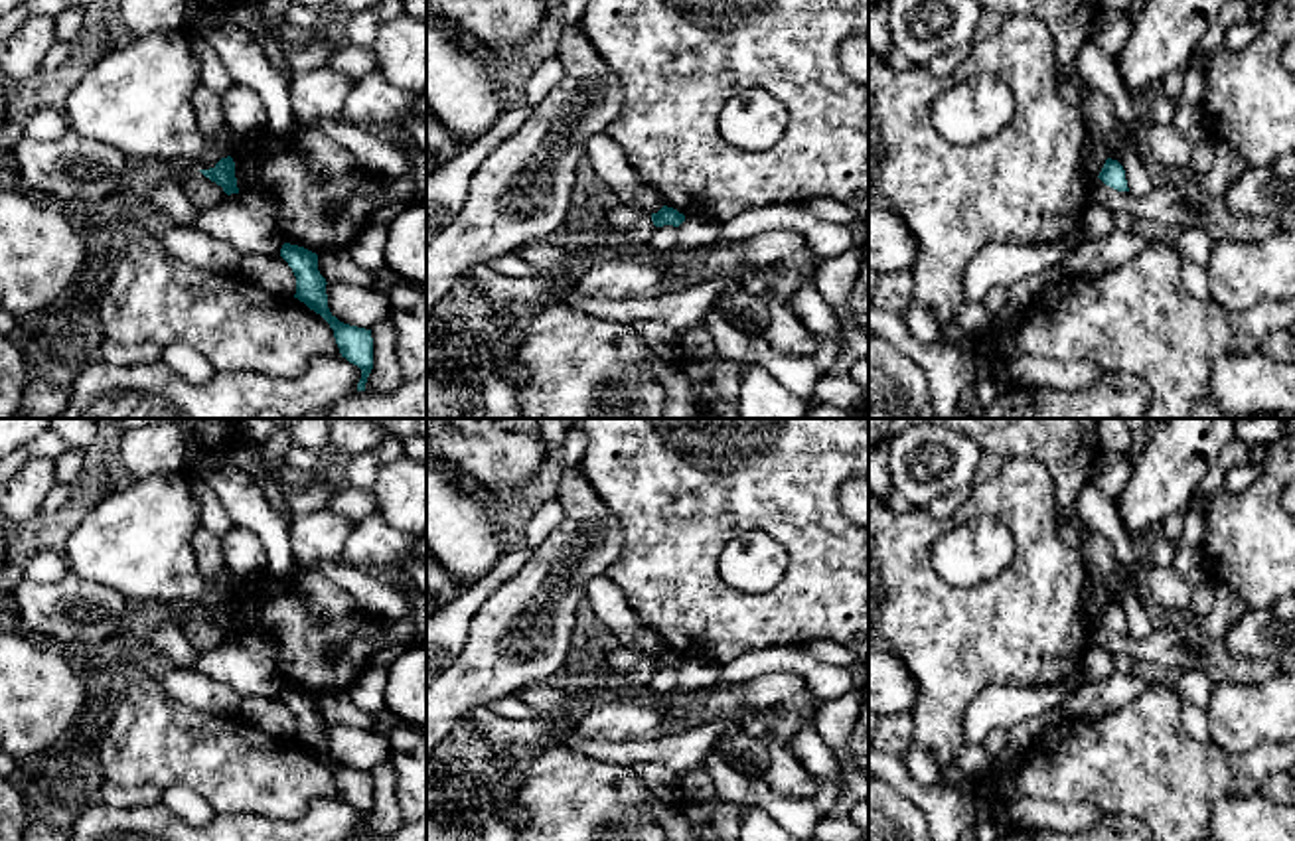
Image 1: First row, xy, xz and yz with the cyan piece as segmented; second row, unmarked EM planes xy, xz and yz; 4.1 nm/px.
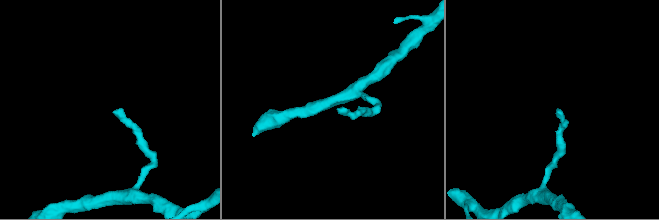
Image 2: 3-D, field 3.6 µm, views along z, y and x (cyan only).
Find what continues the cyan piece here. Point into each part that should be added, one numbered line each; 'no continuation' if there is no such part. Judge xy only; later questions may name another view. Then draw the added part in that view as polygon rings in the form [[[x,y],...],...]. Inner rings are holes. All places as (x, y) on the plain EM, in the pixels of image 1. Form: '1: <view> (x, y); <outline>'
no continuation

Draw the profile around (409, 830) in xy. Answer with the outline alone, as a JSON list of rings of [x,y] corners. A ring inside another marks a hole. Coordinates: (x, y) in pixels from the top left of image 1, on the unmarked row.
[[[426,815],[417,821],[403,821],[403,825],[385,837],[371,833],[353,833],[343,841],[426,841]]]

